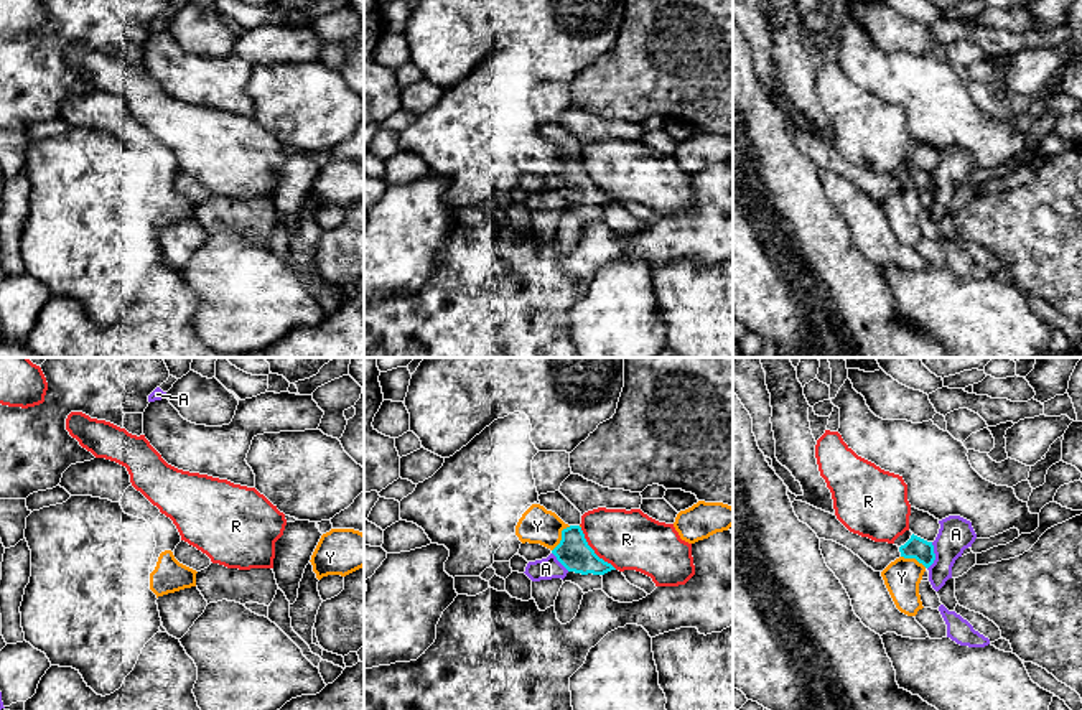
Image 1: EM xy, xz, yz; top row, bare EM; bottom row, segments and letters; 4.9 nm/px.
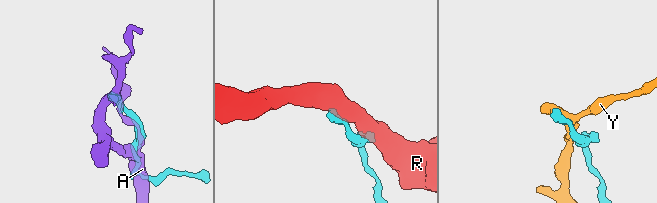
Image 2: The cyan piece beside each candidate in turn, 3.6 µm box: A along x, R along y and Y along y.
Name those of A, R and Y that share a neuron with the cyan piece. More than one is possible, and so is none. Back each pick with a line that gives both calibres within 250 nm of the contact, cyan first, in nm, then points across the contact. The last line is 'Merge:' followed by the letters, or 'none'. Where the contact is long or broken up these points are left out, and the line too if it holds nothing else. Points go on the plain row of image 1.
Merge: none

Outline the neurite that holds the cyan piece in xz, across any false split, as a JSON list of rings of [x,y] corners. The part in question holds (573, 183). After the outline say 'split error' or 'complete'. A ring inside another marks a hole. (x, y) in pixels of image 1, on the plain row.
[[[560,122],[540,125],[539,132],[540,137],[555,143],[568,156],[562,161],[560,175],[552,181],[568,203],[604,206],[616,201],[611,194],[599,189],[588,176],[580,158],[581,143]]]; split error

